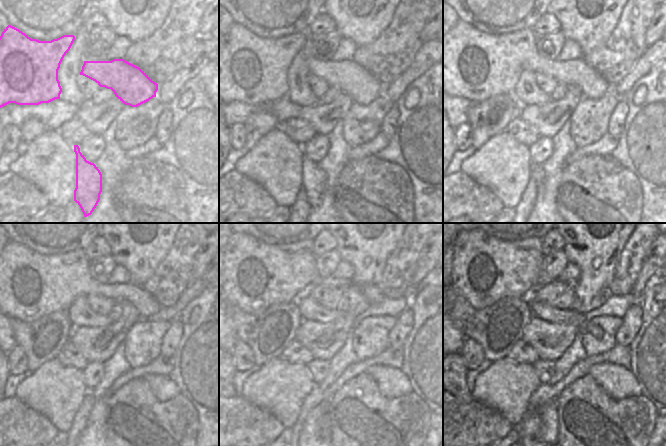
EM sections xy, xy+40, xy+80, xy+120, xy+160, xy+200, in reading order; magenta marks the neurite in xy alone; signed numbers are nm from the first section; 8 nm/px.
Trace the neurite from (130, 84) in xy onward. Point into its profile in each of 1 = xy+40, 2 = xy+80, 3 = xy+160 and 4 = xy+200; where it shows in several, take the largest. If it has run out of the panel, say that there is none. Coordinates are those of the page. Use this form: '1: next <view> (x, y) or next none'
1: next xy+40 (349, 77)
2: next xy+80 (465, 62)
3: next xy+160 (256, 275)
4: next xy+200 (485, 269)

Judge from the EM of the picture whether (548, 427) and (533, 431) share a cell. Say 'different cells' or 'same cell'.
different cells

